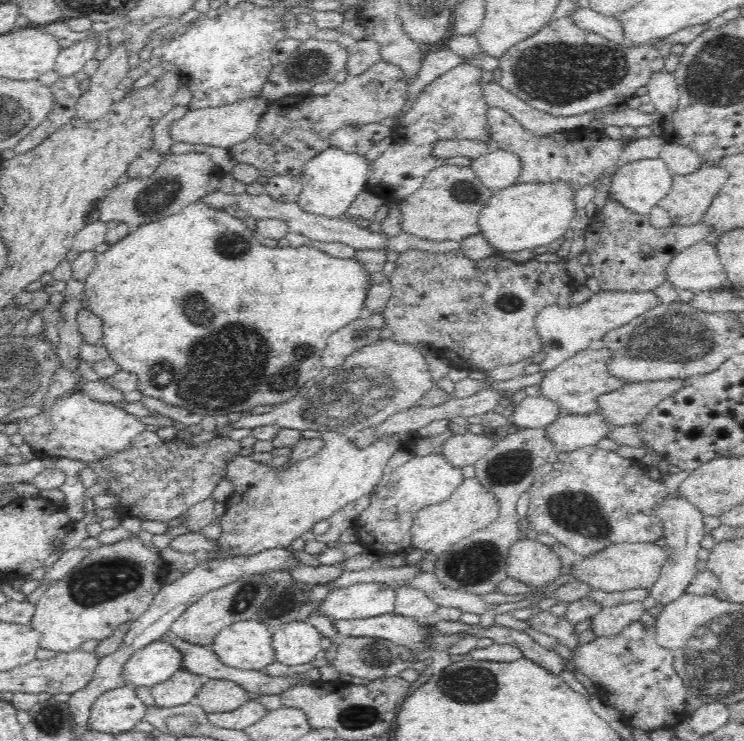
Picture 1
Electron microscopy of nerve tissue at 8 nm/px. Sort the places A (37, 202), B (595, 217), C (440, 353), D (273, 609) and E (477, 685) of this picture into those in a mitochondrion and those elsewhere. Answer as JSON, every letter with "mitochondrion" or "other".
{"A":"other","B":"other","C":"other","D":"mitochondrion","E":"mitochondrion"}

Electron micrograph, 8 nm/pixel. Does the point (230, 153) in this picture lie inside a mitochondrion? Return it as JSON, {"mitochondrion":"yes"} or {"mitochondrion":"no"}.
{"mitochondrion":"no"}

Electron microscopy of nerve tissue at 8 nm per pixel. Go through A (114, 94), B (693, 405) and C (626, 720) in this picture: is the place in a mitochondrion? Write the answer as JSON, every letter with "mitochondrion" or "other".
{"A":"other","B":"other","C":"other"}

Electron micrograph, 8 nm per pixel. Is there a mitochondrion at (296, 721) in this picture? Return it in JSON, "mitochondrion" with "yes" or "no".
{"mitochondrion":"no"}

